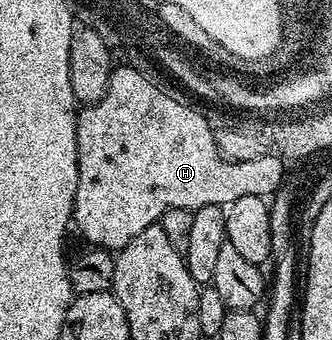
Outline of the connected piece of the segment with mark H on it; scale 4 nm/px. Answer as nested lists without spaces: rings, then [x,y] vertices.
[[[112,69],[111,87],[105,96],[78,111],[79,176],[73,226],[87,241],[84,243],[92,247],[118,252],[133,240],[133,236],[141,236],[145,228],[156,225],[162,219],[159,217],[170,210],[194,212],[206,206],[226,208],[241,200],[241,196],[267,198],[284,185],[283,162],[277,155],[259,152],[253,160],[240,162],[223,157],[215,130],[207,123],[206,116],[189,103],[166,94],[154,81],[159,83],[142,69],[135,74],[119,74]]]

